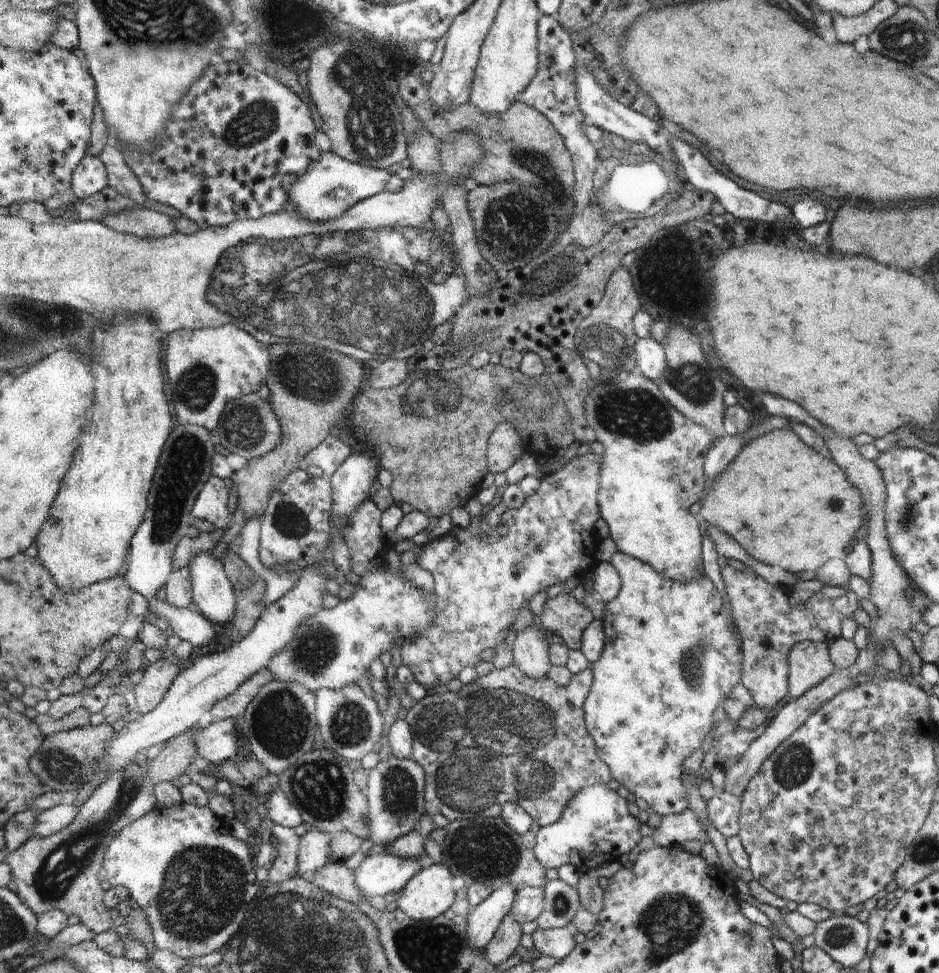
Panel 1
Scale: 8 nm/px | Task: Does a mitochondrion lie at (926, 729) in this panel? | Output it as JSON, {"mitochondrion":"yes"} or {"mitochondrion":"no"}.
{"mitochondrion":"no"}

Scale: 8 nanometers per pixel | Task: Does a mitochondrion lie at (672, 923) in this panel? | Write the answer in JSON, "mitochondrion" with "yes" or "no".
{"mitochondrion":"yes"}

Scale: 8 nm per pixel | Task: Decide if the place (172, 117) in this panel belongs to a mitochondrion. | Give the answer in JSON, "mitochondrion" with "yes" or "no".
{"mitochondrion":"no"}

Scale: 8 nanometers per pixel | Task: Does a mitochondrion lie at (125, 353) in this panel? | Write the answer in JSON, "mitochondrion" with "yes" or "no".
{"mitochondrion":"no"}

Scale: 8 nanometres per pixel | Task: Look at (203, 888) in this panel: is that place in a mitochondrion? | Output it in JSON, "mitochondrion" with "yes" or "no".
{"mitochondrion":"yes"}

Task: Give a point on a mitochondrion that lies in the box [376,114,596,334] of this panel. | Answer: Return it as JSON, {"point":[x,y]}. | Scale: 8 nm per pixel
{"point":[516,225]}

